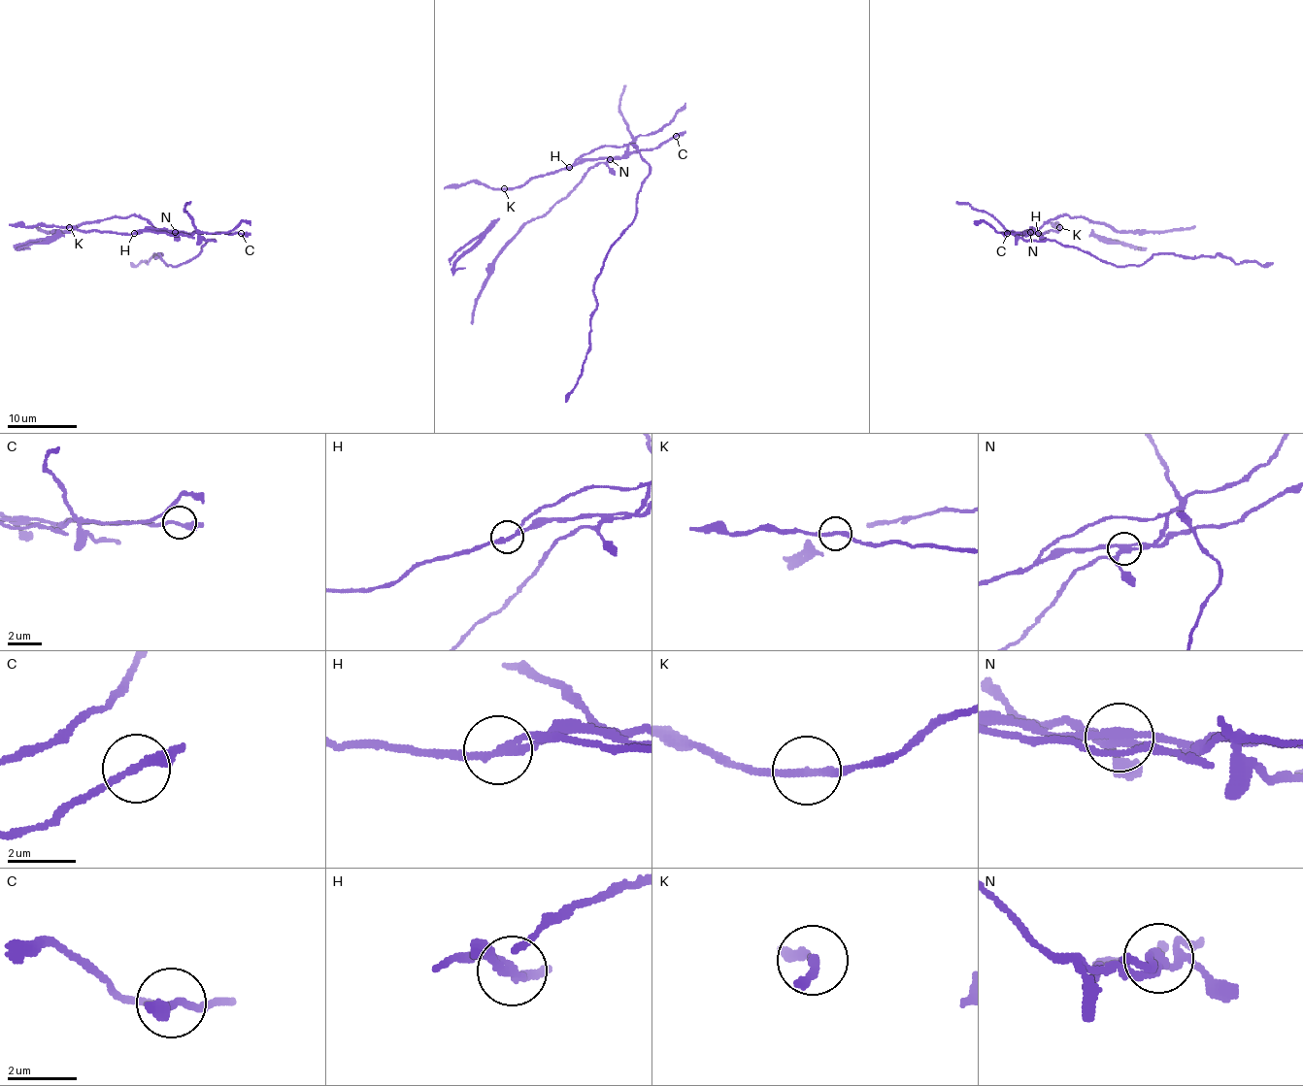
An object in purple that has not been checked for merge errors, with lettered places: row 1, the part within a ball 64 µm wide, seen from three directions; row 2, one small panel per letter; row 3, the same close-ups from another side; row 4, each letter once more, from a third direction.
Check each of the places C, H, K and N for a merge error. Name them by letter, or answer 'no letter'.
H, N

